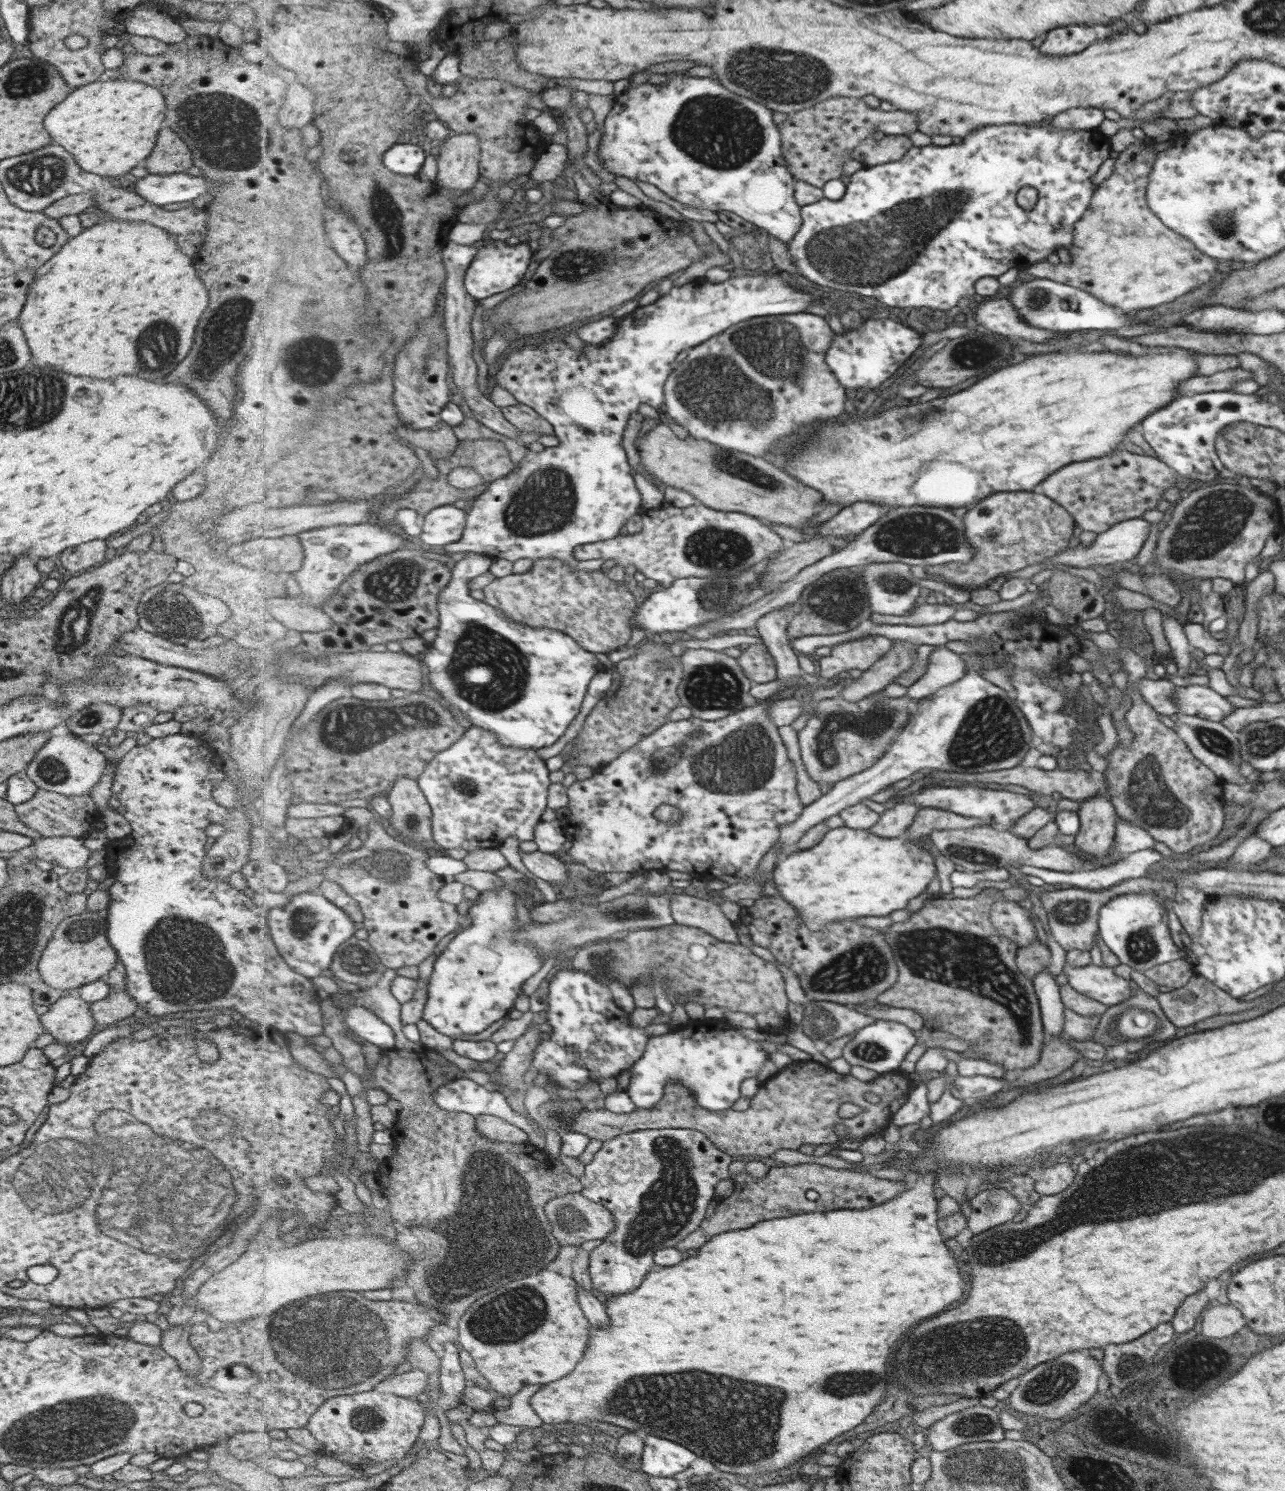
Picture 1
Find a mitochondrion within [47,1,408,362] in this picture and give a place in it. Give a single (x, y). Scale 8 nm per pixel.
(223, 129)

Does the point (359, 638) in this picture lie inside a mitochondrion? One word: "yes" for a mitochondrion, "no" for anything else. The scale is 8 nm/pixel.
no

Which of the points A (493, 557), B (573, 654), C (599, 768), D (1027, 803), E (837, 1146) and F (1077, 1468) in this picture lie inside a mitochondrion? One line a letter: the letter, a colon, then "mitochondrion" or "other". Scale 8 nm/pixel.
A: other
B: other
C: other
D: other
E: other
F: other

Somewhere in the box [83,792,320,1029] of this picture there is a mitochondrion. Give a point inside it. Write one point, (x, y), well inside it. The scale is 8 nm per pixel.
(187, 961)

